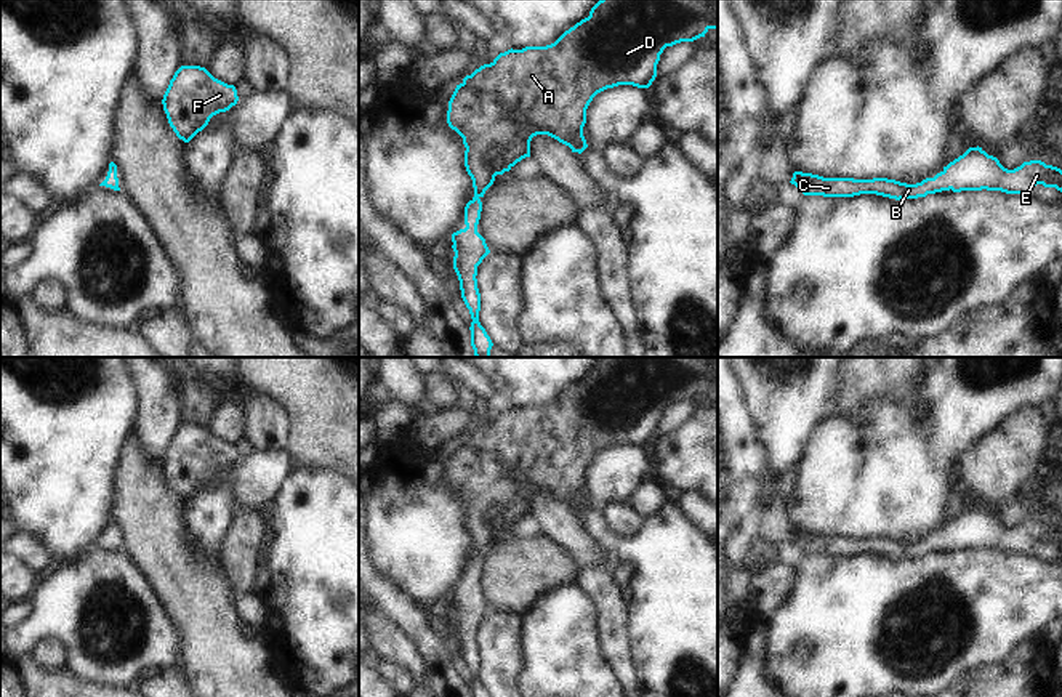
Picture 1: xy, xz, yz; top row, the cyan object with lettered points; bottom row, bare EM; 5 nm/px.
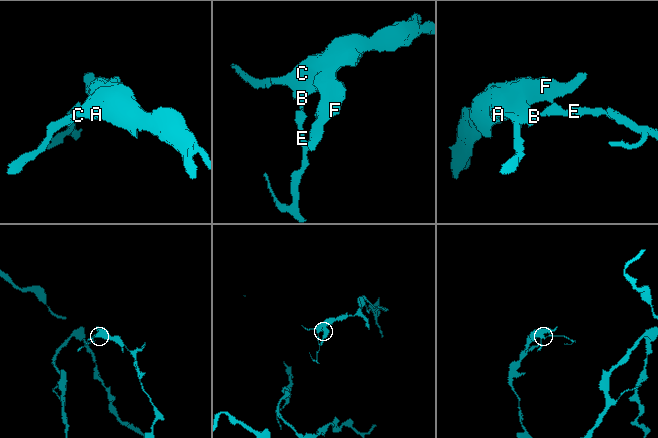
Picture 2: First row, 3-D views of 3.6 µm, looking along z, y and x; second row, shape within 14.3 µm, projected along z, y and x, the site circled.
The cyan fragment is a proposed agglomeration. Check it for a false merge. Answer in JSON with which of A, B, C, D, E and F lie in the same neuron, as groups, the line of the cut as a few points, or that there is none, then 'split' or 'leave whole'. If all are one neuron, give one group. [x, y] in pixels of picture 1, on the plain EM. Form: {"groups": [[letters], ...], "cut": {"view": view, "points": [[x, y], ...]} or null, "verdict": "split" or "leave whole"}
{"groups": [["A", "B", "C", "D", "E", "F"]], "cut": null, "verdict": "leave whole"}

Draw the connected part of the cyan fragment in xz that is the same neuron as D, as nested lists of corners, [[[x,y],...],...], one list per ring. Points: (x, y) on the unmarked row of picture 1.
[[[601,357],[589,375],[565,389],[546,405],[525,405],[500,412],[457,444],[447,469],[447,482],[466,506],[465,526],[473,538],[474,556],[465,566],[465,588],[452,593],[453,628],[461,657],[471,673],[471,697],[490,697],[479,681],[481,652],[477,625],[490,612],[477,591],[485,550],[497,534],[509,530],[530,516],[530,500],[548,494],[581,513],[586,468],[593,457],[618,444],[649,447],[657,436],[657,423],[666,405],[694,401],[710,388],[718,388],[718,357]]]

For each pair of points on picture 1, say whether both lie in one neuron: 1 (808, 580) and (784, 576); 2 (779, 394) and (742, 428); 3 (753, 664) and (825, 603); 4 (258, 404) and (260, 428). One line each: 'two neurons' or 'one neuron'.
1: two neurons
2: two neurons
3: two neurons
4: one neuron

